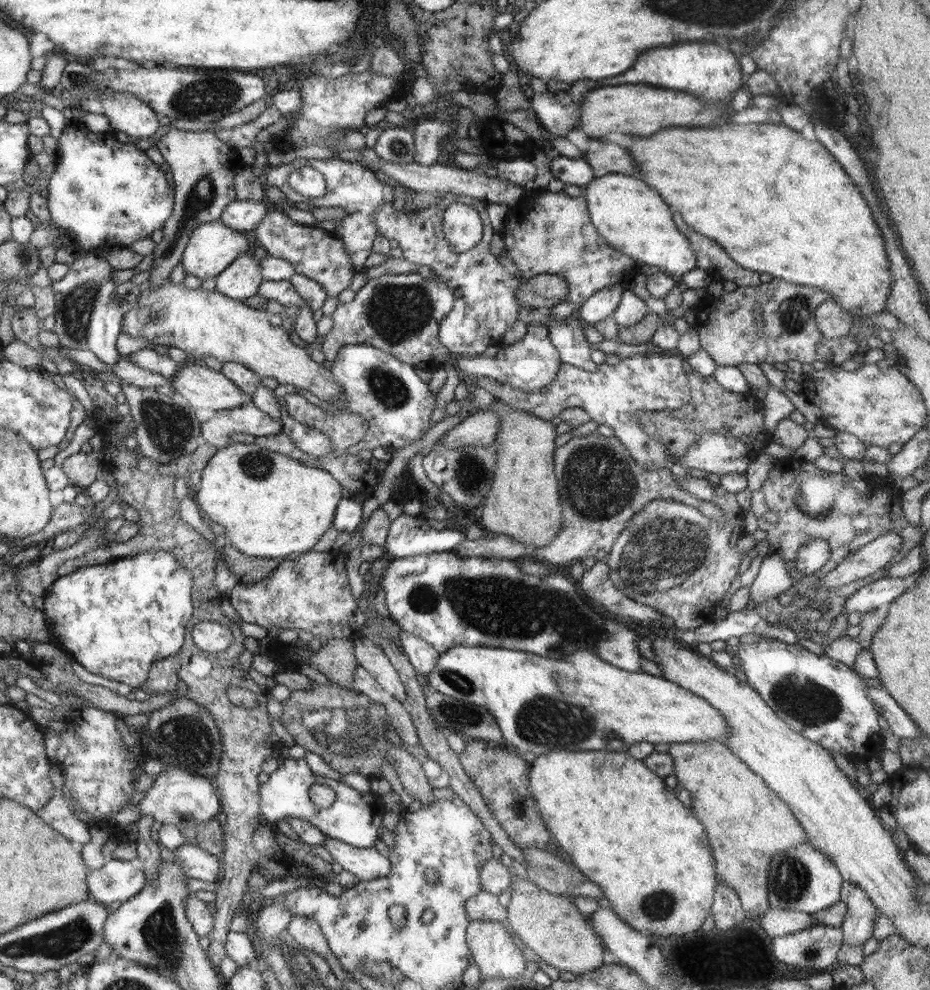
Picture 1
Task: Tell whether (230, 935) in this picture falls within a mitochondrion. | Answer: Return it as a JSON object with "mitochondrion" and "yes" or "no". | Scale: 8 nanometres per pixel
{"mitochondrion":"no"}

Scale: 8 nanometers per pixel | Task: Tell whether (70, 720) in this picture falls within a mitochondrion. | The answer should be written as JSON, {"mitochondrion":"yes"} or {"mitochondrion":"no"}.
{"mitochondrion":"no"}

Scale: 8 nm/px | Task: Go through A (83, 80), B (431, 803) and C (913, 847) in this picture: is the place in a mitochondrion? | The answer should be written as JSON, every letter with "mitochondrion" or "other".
{"A":"mitochondrion","B":"other","C":"other"}

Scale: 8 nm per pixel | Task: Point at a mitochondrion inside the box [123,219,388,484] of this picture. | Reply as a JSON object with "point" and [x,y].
{"point":[170,428]}

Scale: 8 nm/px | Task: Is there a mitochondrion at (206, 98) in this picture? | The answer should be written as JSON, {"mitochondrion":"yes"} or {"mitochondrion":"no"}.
{"mitochondrion":"yes"}

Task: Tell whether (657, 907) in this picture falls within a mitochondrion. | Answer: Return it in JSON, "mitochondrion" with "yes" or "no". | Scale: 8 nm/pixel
{"mitochondrion":"yes"}

